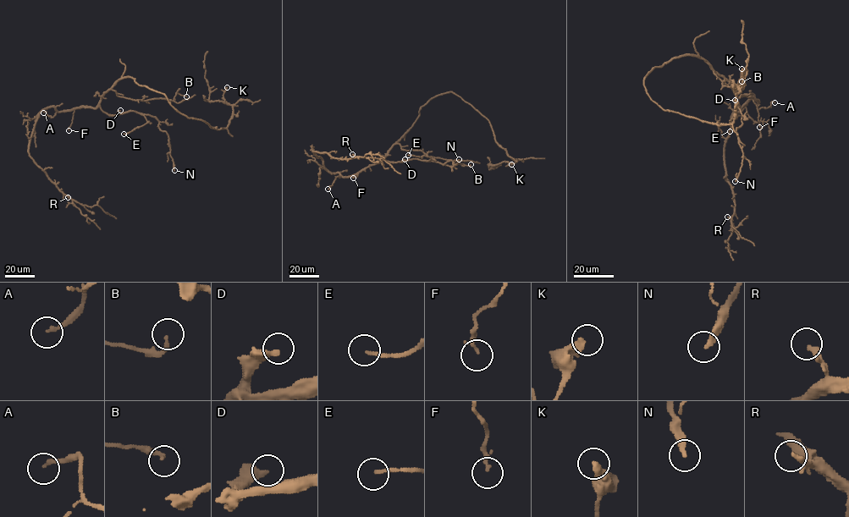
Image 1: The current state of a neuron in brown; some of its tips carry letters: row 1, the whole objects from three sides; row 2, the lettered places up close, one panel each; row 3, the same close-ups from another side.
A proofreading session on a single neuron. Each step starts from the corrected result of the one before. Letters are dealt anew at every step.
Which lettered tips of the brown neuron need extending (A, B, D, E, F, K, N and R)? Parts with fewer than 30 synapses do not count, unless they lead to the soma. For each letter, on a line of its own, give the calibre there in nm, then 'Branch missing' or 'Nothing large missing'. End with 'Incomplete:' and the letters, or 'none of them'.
A: Thickness 160 nm. Nothing large missing
B: Thickness 160 nm. Nothing large missing
D: Thickness 400 nm. Nothing large missing
E: Thickness 160 nm. Nothing large missing
F: Thickness 170 nm. Nothing large missing
K: Thickness 320 nm. Nothing large missing
N: Thickness 240 nm. Nothing large missing
R: Thickness 200 nm. Nothing large missing
Incomplete: none of them

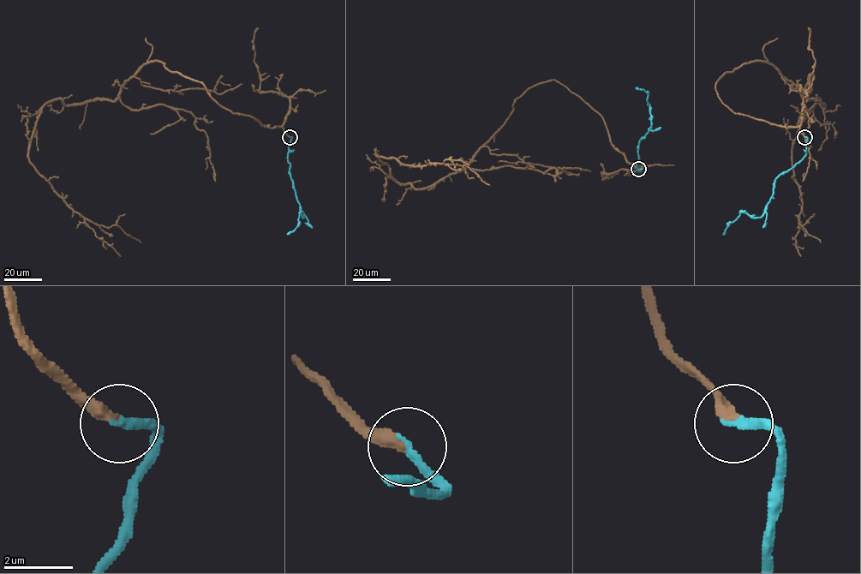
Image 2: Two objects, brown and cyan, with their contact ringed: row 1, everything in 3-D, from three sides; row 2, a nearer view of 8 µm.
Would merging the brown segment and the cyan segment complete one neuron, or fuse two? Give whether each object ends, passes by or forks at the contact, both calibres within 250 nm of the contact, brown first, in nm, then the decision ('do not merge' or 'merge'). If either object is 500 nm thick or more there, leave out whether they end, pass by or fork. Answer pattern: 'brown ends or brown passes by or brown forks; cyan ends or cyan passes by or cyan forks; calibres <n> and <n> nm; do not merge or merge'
brown ends; cyan ends; calibres 320 and 240 nm; merge

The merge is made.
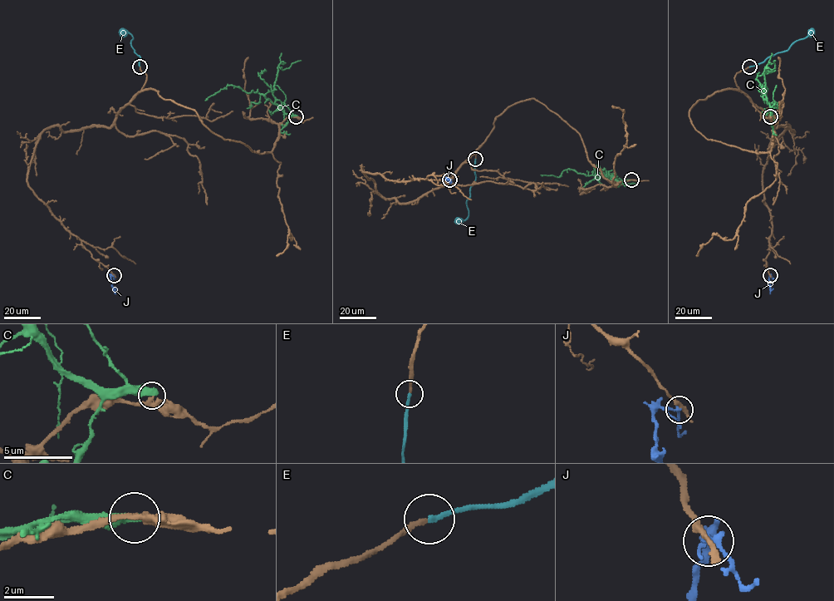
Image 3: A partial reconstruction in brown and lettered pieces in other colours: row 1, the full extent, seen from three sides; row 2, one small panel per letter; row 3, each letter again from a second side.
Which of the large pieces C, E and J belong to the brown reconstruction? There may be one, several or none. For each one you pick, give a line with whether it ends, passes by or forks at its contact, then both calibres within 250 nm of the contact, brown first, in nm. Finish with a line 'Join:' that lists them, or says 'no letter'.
E: it ends; calibres 190 and 180 nm
Join: E

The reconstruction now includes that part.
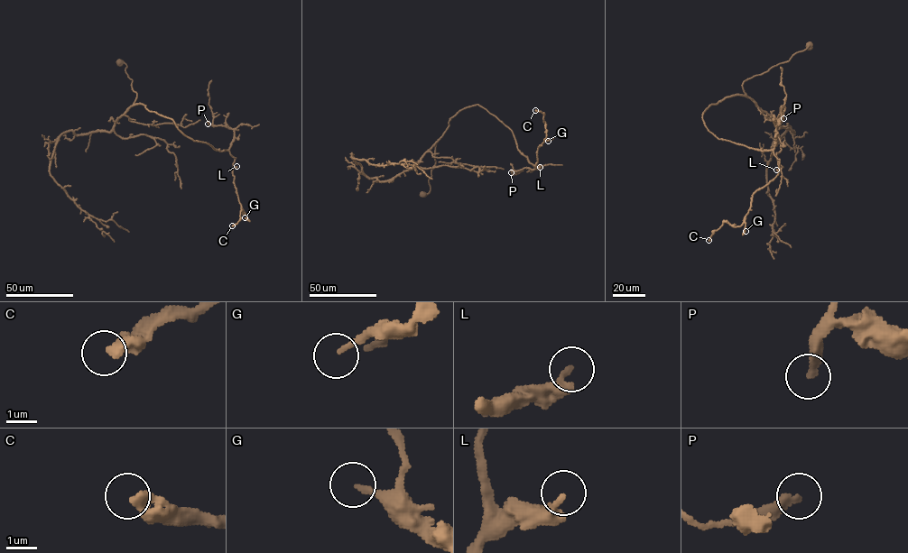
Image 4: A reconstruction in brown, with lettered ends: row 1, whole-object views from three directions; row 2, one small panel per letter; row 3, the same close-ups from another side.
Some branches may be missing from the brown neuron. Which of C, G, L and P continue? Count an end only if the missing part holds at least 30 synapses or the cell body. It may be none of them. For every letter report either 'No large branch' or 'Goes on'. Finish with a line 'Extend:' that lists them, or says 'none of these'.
C: No large branch
G: No large branch
L: No large branch
P: Goes on
Extend: P

